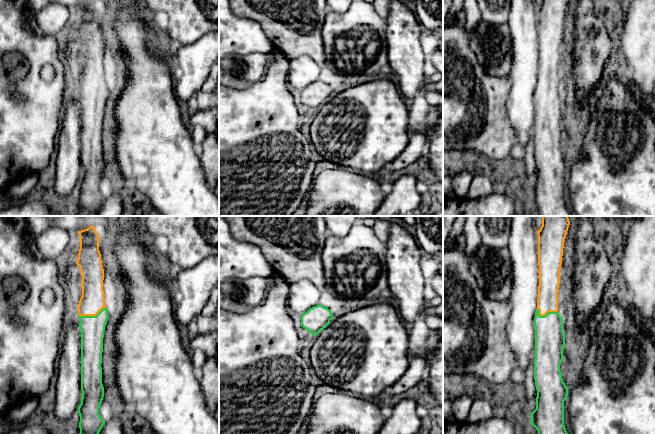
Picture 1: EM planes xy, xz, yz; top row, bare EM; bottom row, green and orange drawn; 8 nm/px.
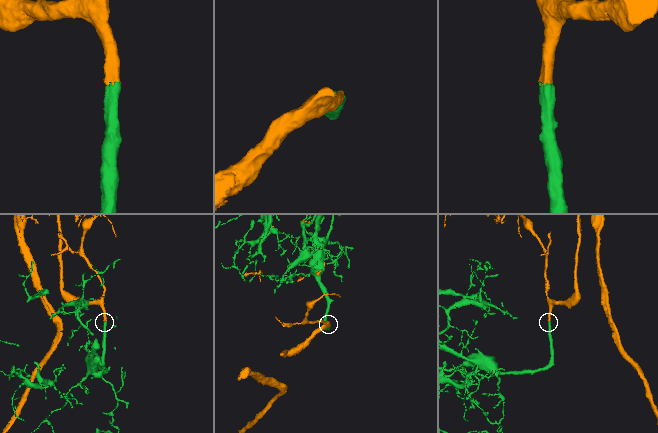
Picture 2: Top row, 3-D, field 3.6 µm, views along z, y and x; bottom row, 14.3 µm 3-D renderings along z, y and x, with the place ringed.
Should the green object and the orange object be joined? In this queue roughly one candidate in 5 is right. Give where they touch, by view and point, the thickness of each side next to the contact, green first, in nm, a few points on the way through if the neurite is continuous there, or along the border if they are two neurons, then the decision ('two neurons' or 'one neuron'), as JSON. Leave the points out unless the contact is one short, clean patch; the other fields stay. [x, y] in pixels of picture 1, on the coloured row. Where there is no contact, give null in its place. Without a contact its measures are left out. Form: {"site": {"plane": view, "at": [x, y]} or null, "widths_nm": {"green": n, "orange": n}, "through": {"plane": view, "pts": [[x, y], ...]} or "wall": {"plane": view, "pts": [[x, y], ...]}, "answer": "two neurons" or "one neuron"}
{"site": {"plane": "xy", "at": [92, 316]}, "widths_nm": {"green": 200, "orange": 200}, "through": {"plane": "xy", "pts": [[92, 328], [92, 316], [92, 301]]}, "answer": "one neuron"}

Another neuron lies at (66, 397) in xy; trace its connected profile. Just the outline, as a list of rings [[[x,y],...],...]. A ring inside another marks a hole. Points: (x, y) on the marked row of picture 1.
[[[76,262],[70,270],[68,306],[74,312],[69,330],[64,332],[60,354],[56,363],[50,408],[58,420],[71,418],[81,404],[81,332],[78,304],[82,296],[82,276]]]

